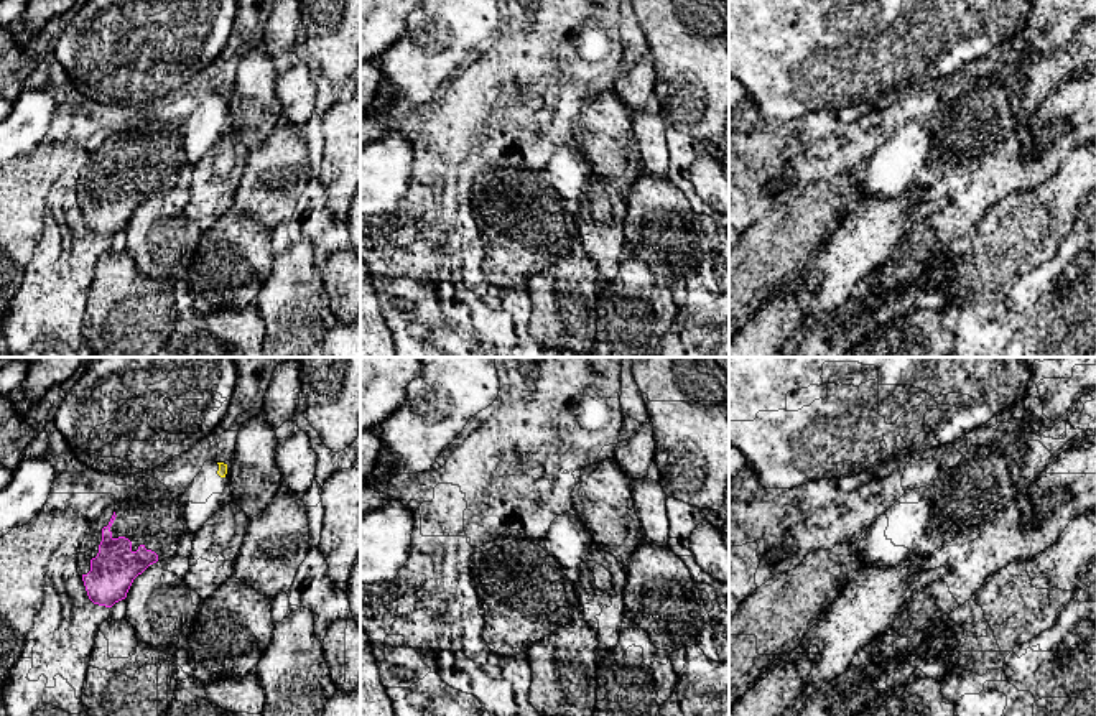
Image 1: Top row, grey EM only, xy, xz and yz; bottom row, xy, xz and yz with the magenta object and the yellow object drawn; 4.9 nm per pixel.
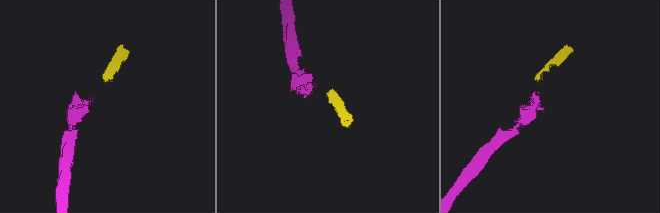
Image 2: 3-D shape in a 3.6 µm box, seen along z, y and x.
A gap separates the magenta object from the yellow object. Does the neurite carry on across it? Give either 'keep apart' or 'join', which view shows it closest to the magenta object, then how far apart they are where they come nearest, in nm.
keep apart; nearest in xy; 500 nm apart

